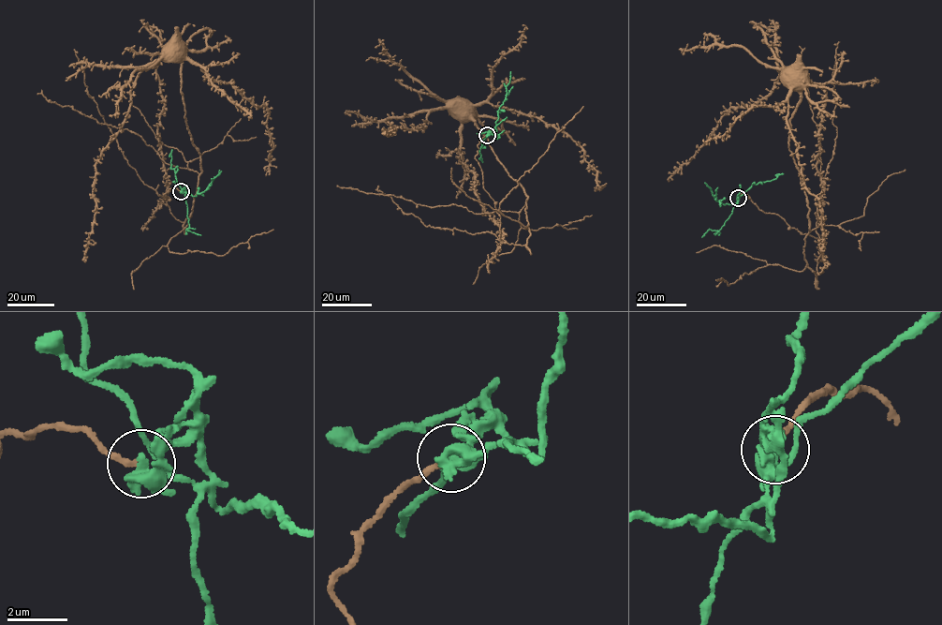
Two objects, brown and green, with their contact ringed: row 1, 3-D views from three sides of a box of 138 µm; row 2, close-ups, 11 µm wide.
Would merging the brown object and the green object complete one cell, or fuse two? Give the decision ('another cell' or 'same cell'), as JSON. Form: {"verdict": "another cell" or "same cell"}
{"verdict": "another cell"}

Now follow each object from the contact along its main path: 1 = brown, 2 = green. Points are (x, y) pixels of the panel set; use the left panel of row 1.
1: (181, 191), (169, 188), (163, 199), (168, 184), (157, 125), (164, 98), (156, 66), (162, 52), (170, 56)
2: (181, 191), (193, 196), (201, 193), (222, 171)

